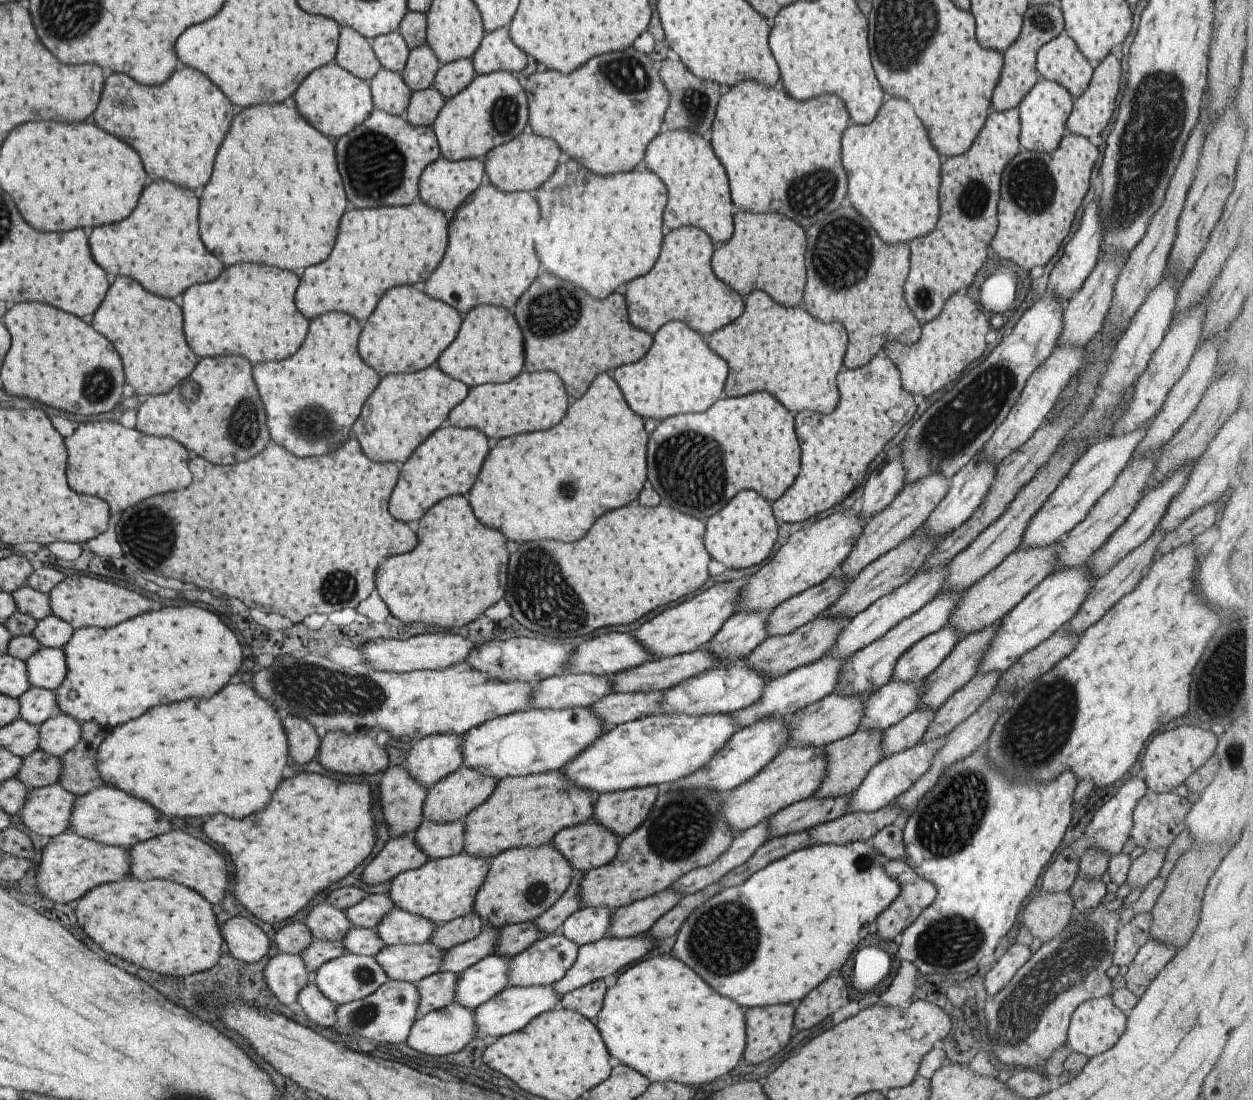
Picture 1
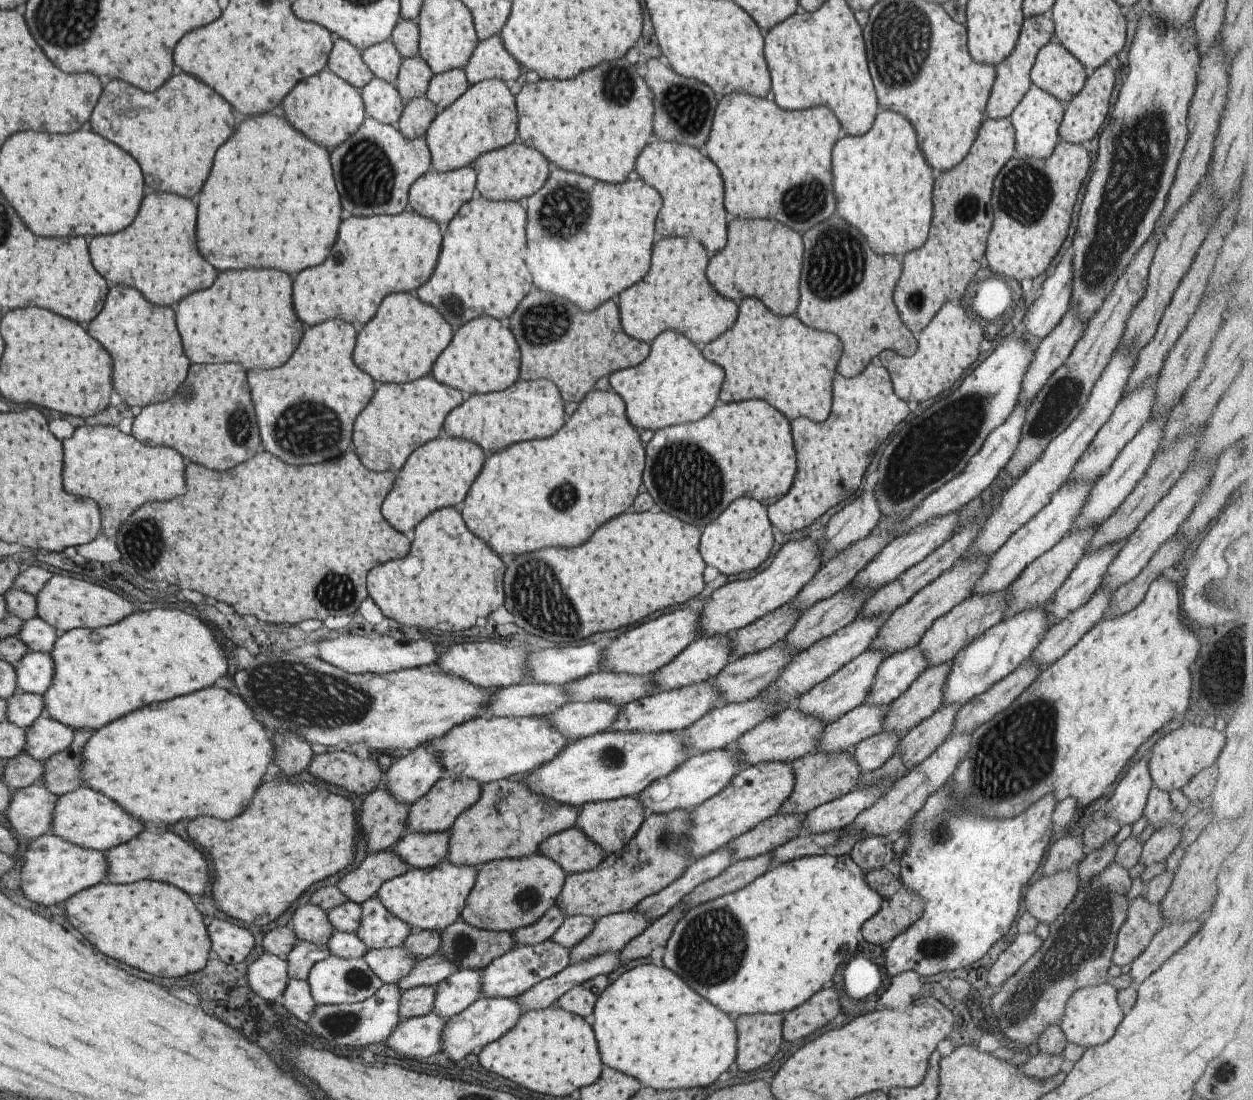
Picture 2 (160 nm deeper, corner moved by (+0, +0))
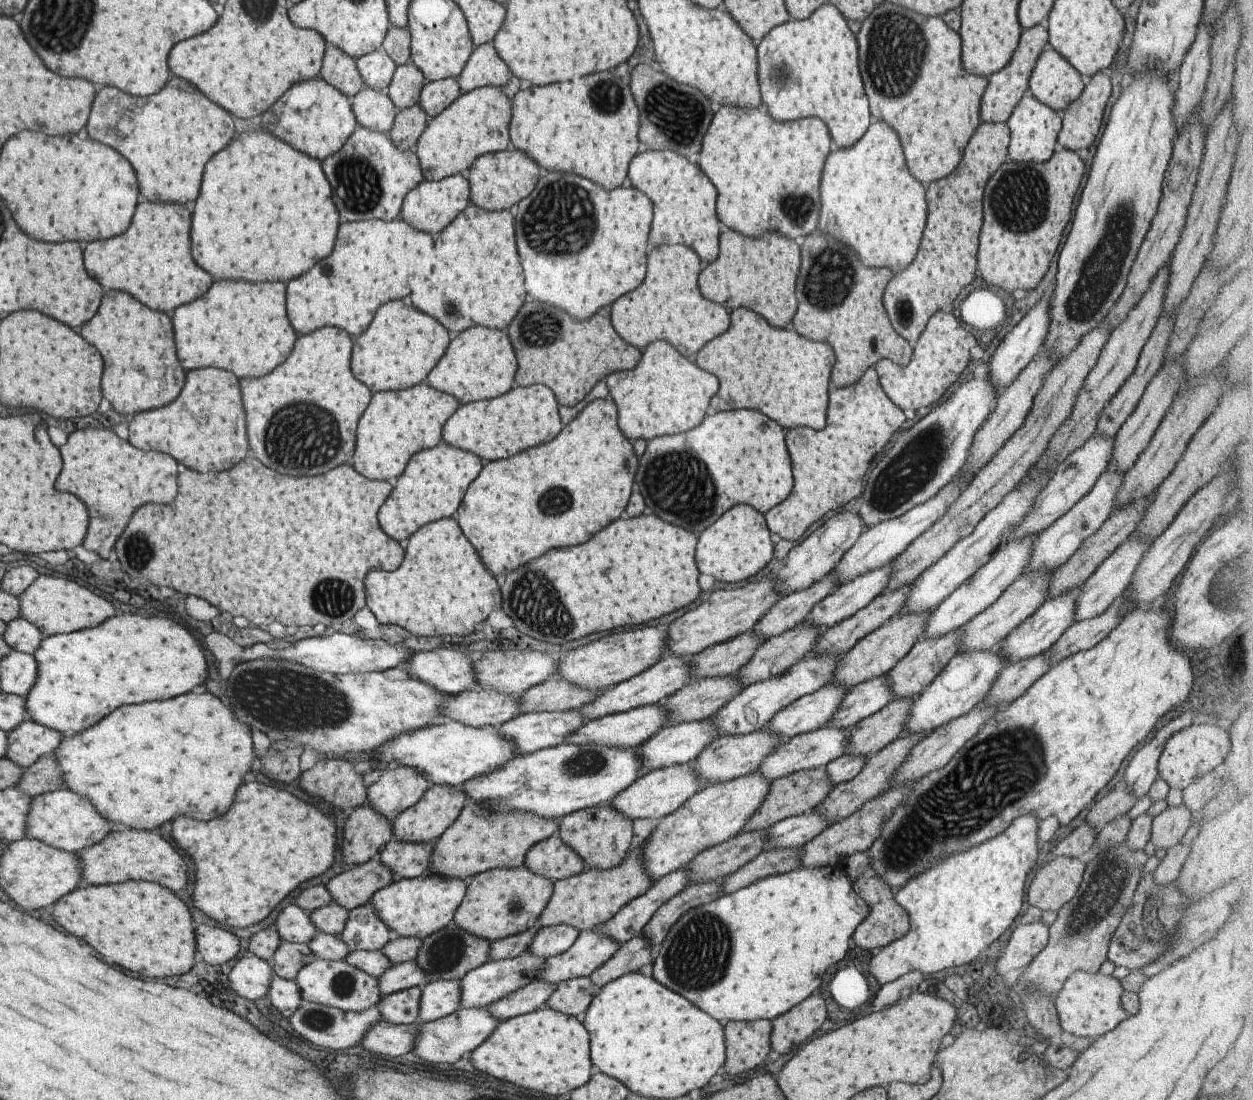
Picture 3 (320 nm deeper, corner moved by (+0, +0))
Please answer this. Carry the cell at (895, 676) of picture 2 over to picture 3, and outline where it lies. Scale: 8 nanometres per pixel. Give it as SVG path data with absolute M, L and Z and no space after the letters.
M886 674L852 686L823 727L849 730L860 720L881 710L889 702L890 696Z

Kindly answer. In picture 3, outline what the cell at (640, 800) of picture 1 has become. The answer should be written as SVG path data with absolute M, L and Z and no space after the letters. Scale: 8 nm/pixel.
M610 806L579 809L562 816L557 822L555 835L579 856L585 869L613 868L621 863L629 852L627 849L631 842L632 821L616 813Z

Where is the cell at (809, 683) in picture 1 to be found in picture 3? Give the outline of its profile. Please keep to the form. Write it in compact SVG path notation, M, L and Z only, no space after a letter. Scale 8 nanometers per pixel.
M708 720L669 724L655 731L644 743L637 745L633 750L640 759L640 768L643 772L649 772L693 761L701 749L709 745L715 737L717 735L714 734L712 722L709 723Z

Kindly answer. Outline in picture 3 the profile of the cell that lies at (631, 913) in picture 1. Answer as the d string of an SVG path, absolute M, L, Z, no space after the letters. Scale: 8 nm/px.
M598 928L581 931L566 951L544 960L537 980L556 985L561 981L588 977L607 962L617 949L616 942L599 933Z

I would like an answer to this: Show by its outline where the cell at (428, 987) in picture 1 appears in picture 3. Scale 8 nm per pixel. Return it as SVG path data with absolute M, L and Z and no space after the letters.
M411 987L381 996L381 1000L374 1006L377 1007L381 1020L394 1025L410 1025L418 1018L420 994L420 987Z

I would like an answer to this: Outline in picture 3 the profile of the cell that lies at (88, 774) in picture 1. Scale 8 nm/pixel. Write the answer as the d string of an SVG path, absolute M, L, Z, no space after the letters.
M54 754L41 756L33 765L24 767L14 786L31 798L63 787Z

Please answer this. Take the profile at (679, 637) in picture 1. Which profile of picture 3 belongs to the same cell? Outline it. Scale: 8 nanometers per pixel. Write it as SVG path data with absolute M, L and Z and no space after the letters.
M665 624L609 633L598 640L560 653L557 656L555 676L581 689L602 692L607 687L643 672L664 656L665 633Z

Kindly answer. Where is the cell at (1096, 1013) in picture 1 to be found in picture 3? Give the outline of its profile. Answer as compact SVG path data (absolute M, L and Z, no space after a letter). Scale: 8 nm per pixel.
M1098 971L1072 972L1053 998L1060 1027L1072 1035L1087 1037L1090 1040L1109 1032L1127 1018L1121 1004L1122 992L1120 982L1111 975L1101 974Z

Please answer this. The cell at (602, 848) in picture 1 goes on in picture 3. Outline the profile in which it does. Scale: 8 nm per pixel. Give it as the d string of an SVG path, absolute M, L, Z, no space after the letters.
M555 834L530 846L522 861L529 872L551 882L569 878L585 869L579 856Z

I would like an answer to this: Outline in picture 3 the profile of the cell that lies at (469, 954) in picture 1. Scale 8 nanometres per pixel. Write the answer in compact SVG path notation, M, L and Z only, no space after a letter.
M413 961L391 965L379 976L377 981L381 996L411 987L421 988L421 986L429 982L426 974L419 970L419 967L415 966Z

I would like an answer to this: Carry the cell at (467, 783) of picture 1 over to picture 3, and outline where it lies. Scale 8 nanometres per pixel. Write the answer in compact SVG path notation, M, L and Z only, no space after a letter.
M430 785L427 790L423 791L421 798L413 806L403 810L390 822L393 840L403 841L404 843L429 844L434 842L457 818L465 800L467 798L459 786Z

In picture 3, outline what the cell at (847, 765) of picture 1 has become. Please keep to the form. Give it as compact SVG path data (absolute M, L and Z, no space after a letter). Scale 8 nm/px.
M824 767L816 769L800 770L787 776L772 780L767 789L767 794L759 803L755 812L747 819L741 832L758 831L768 829L778 820L789 817L796 817L805 812L813 810L816 804L822 802L823 798L828 795L828 792L833 786L828 781Z

